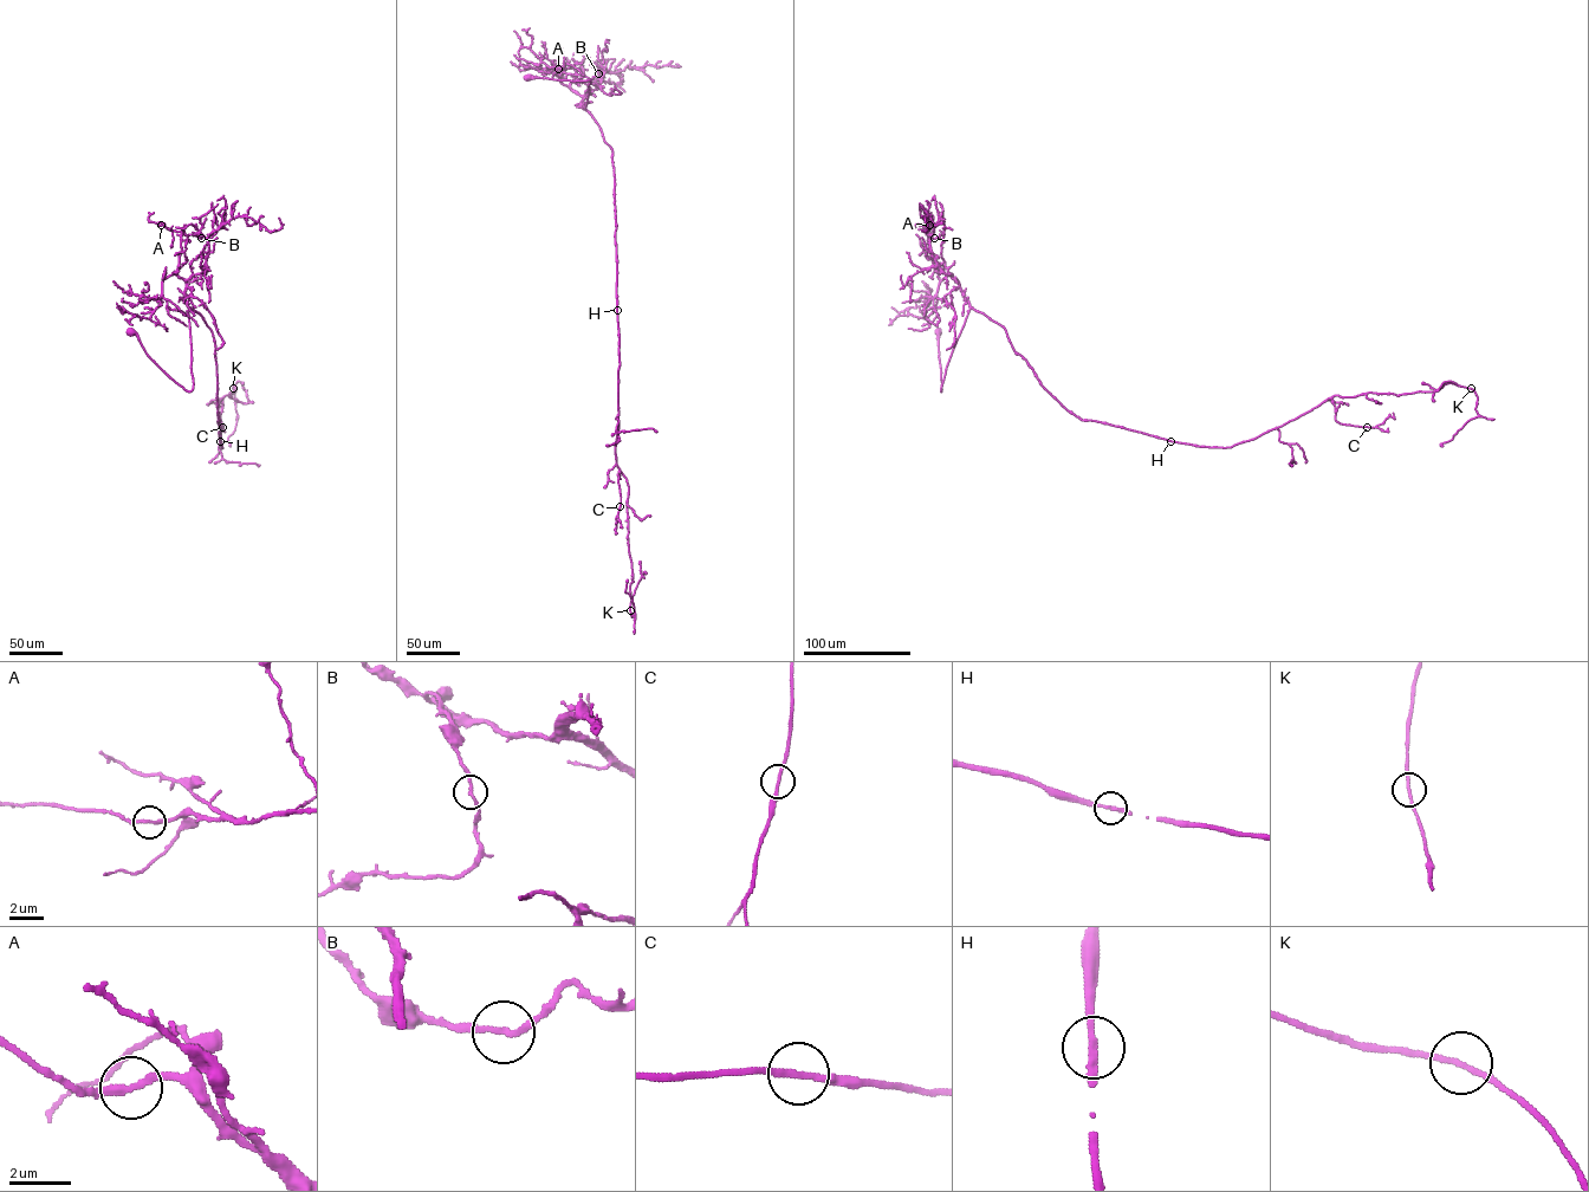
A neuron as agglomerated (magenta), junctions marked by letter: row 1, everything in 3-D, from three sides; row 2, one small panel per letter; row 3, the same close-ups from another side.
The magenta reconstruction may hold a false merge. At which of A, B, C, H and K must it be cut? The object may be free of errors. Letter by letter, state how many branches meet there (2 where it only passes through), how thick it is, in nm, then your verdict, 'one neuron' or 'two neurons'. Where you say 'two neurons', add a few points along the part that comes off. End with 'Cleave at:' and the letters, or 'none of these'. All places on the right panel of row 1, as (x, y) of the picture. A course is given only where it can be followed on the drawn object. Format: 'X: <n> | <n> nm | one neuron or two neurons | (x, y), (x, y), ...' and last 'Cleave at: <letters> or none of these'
A: 2 | 220 nm | one neuron
B: 2 | 190 nm | one neuron
C: 2 | 200 nm | one neuron
H: 2 | 200 nm | one neuron
K: 2 | 180 nm | one neuron
Cleave at: none of these

